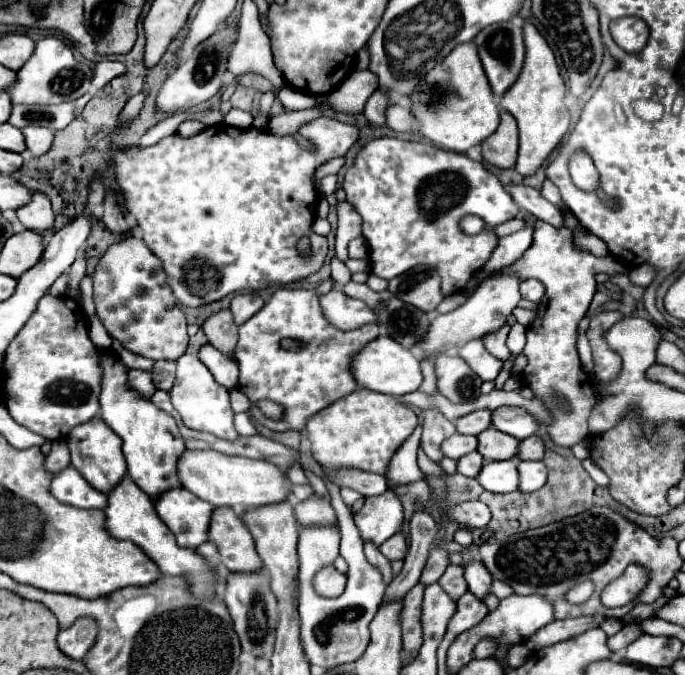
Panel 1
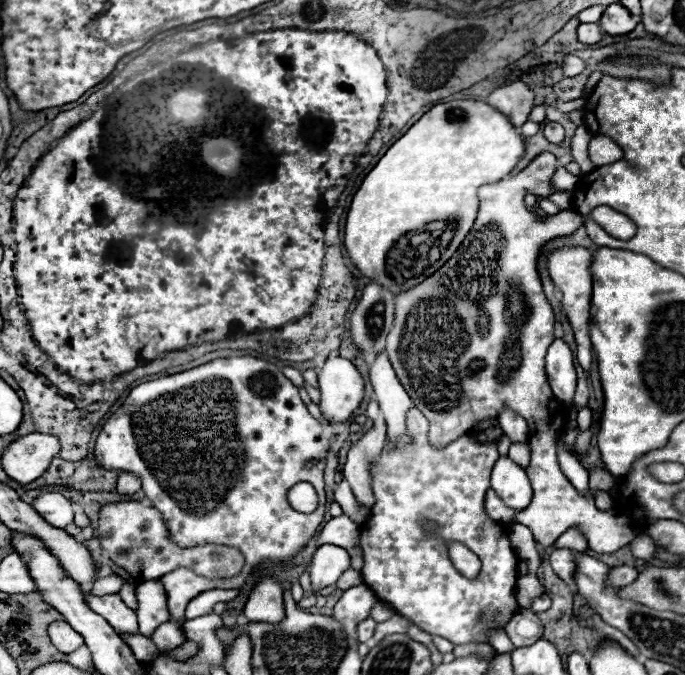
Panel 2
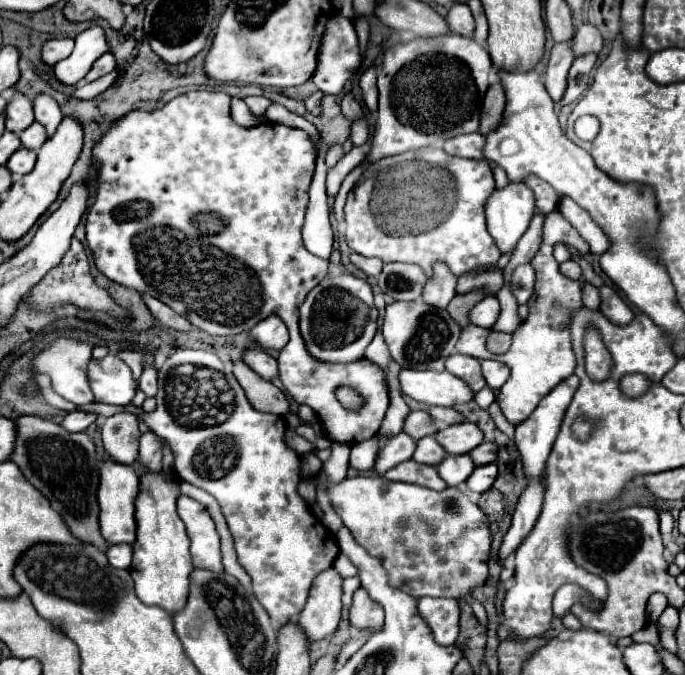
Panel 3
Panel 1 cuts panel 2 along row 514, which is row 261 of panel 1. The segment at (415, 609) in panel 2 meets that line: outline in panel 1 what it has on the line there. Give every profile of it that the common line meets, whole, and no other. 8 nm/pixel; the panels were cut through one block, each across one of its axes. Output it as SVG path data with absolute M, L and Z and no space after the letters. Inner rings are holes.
M378 138L368 142L356 156L352 168L348 168L342 188L346 192L348 204L352 204L362 216L362 236L370 246L370 272L378 278L392 280L416 264L432 264L442 276L444 296L462 292L466 282L478 270L482 270L498 244L494 228L514 218L518 212L518 206L508 190L504 190L500 180L490 174L478 160L472 160L466 154L434 148L428 142L408 142L398 138ZM468 214L480 216L484 220L486 226L482 232L462 232L460 220Z

